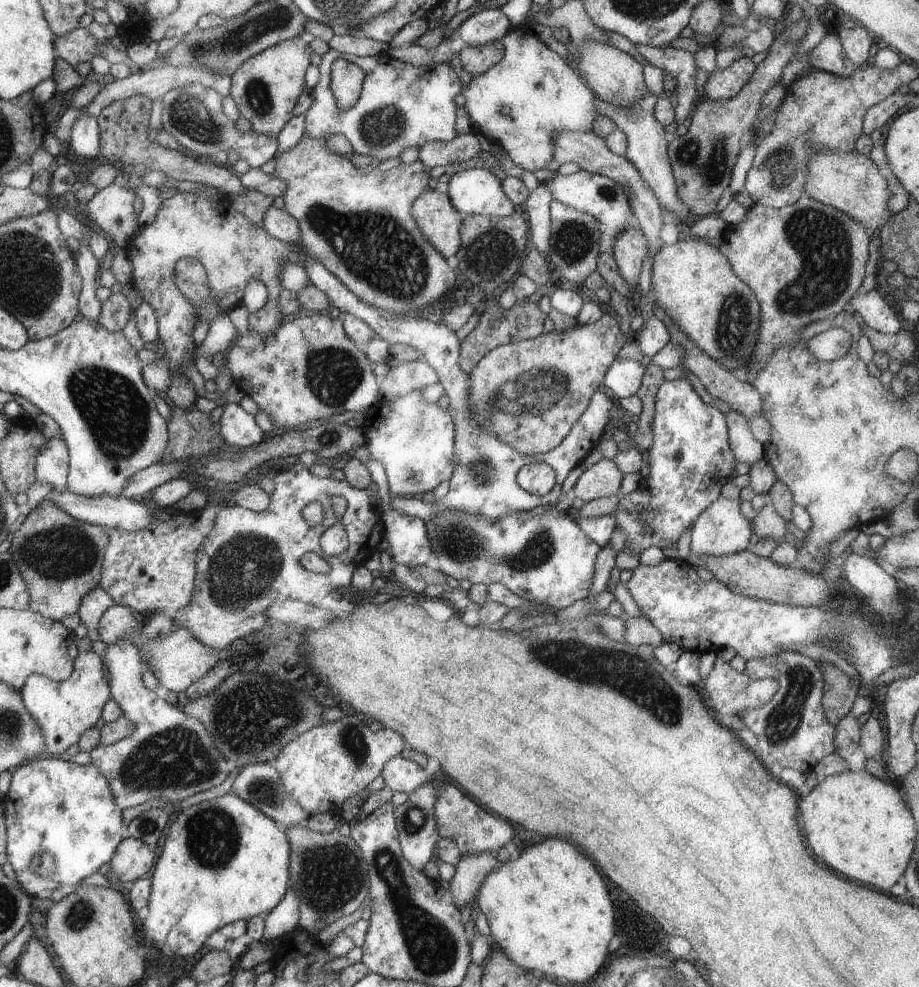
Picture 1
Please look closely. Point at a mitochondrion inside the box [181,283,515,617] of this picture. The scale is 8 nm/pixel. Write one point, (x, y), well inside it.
(239, 573)

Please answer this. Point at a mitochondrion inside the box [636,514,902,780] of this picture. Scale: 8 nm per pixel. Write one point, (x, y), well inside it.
(782, 722)

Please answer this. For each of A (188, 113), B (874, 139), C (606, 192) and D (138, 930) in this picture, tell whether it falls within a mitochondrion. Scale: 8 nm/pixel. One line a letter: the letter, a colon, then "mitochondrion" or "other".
A: mitochondrion
B: other
C: mitochondrion
D: other

